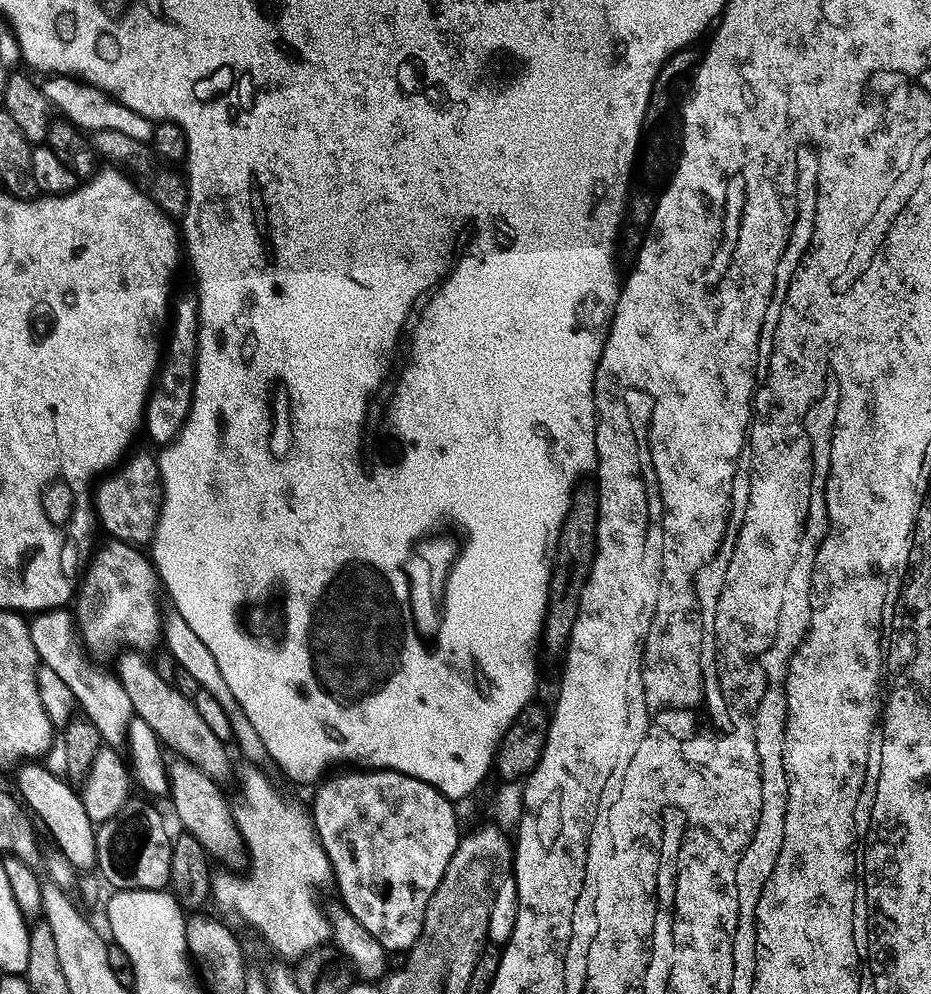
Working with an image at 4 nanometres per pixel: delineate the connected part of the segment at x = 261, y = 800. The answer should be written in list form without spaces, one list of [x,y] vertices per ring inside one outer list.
[[[248,766],[240,776],[240,805],[234,808],[236,829],[242,834],[246,845],[246,873],[240,876],[232,870],[216,870],[211,873],[211,895],[225,904],[236,916],[253,924],[264,935],[264,940],[280,956],[299,958],[307,952],[323,949],[332,935],[328,913],[316,901],[315,892],[333,883],[332,863],[326,850],[316,839],[312,817],[300,804],[291,804],[278,789],[272,788],[272,780],[260,766]]]

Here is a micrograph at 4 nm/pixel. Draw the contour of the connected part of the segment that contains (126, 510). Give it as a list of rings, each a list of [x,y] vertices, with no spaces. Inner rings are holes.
[[[144,452],[138,453],[137,456],[129,455],[94,488],[94,516],[99,527],[101,524],[112,540],[121,540],[124,544],[147,545],[156,534],[163,505],[164,484],[160,481],[157,457],[147,456]]]

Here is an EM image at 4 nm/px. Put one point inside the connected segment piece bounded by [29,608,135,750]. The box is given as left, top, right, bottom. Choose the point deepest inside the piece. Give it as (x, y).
(104, 701)

